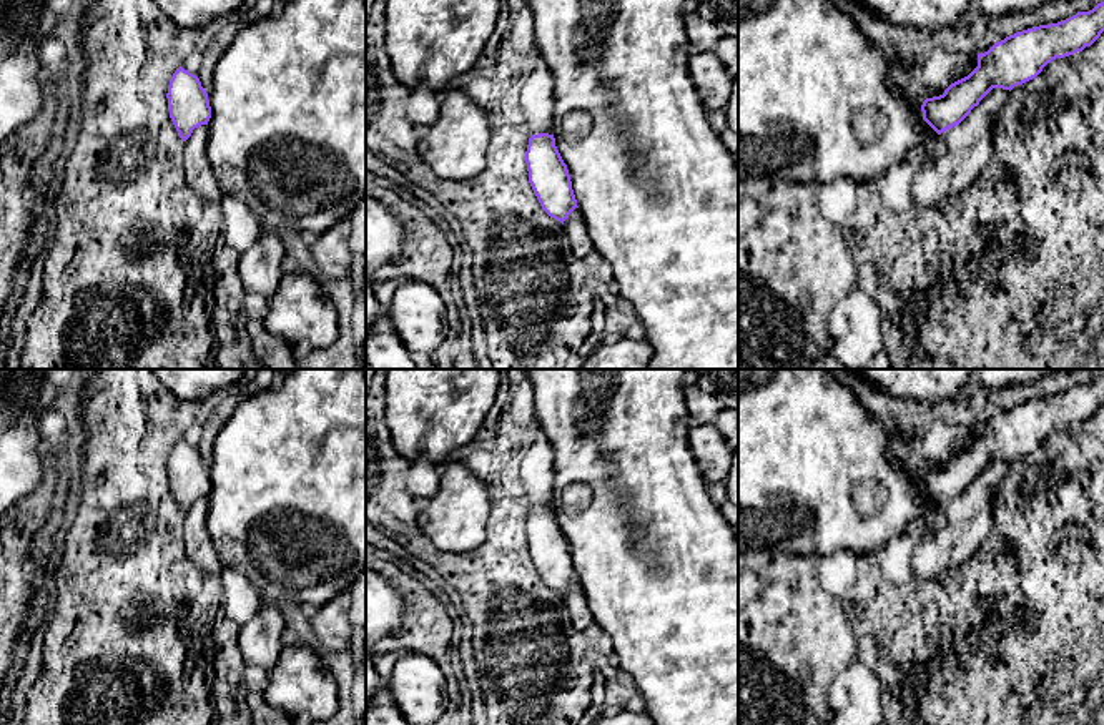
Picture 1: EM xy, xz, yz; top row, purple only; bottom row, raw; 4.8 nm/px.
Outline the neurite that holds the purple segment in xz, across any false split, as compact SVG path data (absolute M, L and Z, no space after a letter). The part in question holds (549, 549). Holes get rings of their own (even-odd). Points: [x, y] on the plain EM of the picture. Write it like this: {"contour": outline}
{"contour": "M530 507L525 535L529 555L542 582L564 597L567 589L579 579L567 537L555 519L554 507Z"}

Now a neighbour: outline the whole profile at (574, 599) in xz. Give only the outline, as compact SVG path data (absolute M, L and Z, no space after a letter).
M575 580L567 589L567 592L564 594L562 599L564 599L564 605L569 610L569 617L572 620L572 625L577 630L584 632L589 625L592 625L595 622L579 580Z

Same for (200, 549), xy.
M208 497L193 502L191 509L185 514L183 540L186 544L186 555L195 565L206 574L219 575L224 565L206 529L208 506Z

